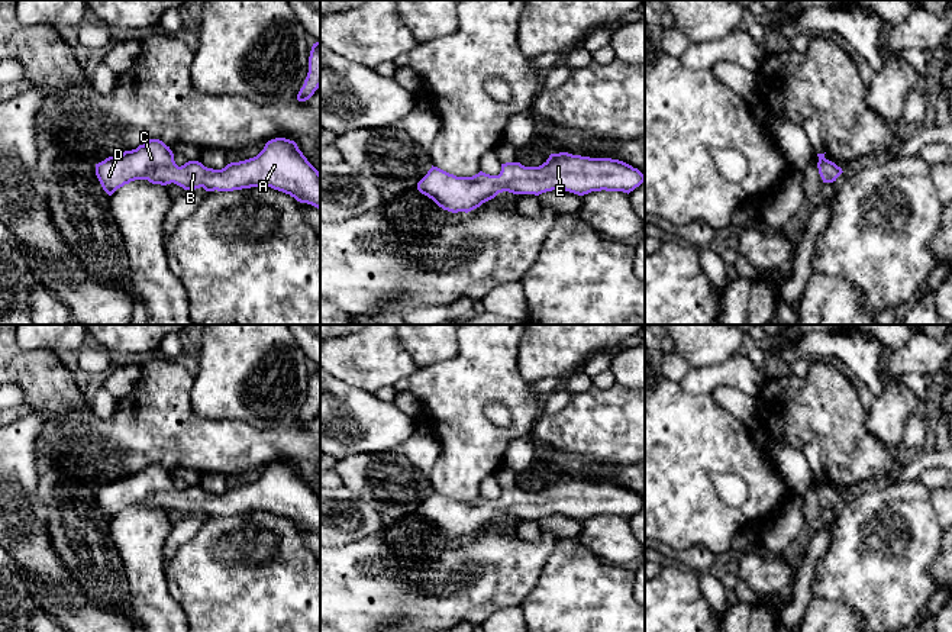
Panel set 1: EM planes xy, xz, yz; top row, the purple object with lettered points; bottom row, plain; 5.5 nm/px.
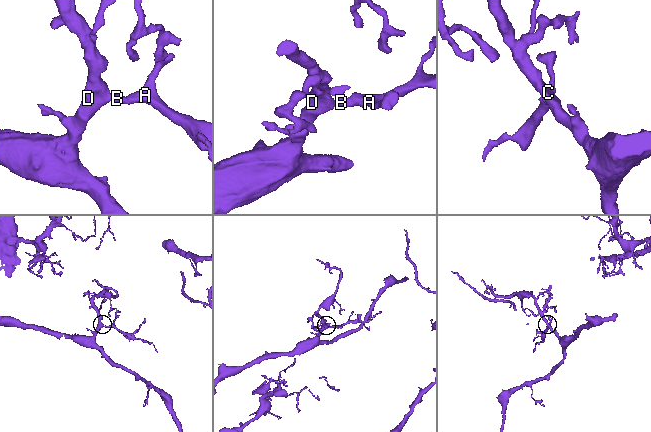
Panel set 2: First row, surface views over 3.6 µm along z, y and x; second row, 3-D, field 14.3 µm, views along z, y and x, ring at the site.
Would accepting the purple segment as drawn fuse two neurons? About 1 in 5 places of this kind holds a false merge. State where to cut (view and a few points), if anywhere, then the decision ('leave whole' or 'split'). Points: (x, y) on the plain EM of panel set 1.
no cut | leave whole

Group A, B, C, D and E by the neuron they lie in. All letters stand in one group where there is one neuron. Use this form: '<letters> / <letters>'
A B C D E

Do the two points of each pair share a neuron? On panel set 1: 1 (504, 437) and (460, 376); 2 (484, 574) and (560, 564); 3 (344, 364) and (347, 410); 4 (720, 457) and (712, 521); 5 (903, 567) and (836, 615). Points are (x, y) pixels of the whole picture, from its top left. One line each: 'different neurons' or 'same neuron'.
1: same neuron
2: different neurons
3: different neurons
4: same neuron
5: different neurons

